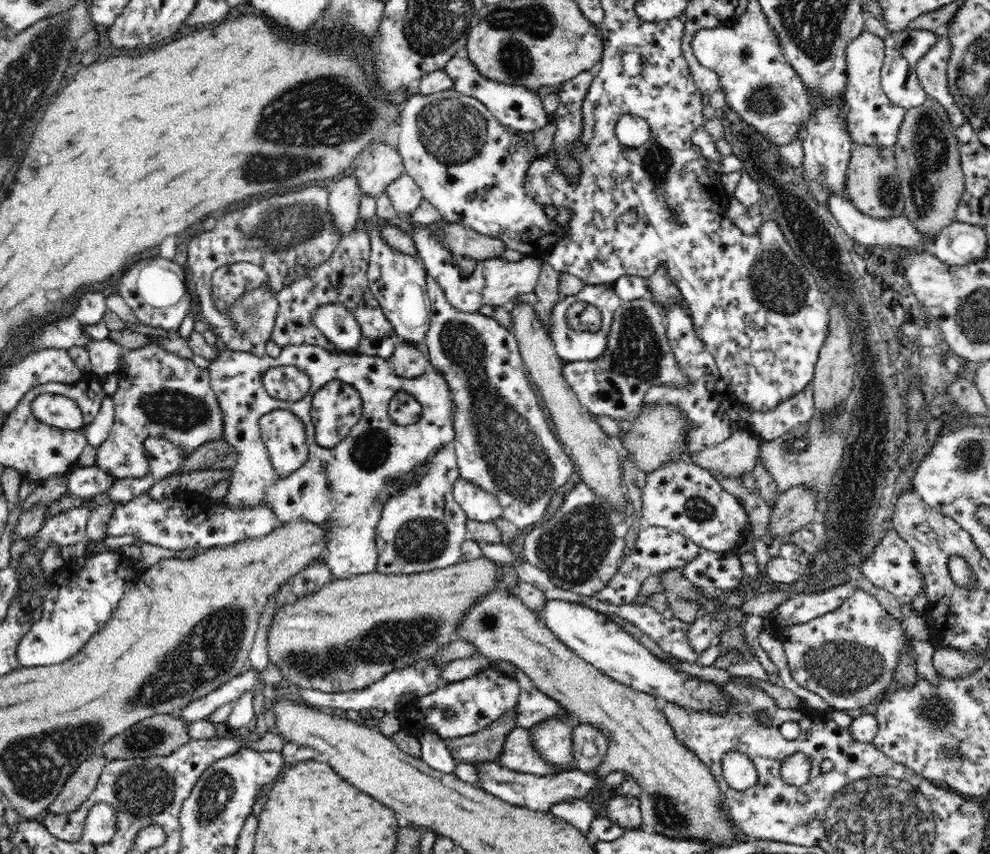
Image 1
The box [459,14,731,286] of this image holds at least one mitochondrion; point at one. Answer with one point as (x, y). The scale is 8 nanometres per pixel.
(656, 160)

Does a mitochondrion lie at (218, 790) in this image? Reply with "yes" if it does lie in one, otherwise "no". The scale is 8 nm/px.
yes

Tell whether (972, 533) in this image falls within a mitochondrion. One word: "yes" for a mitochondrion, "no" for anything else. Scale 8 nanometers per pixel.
no

